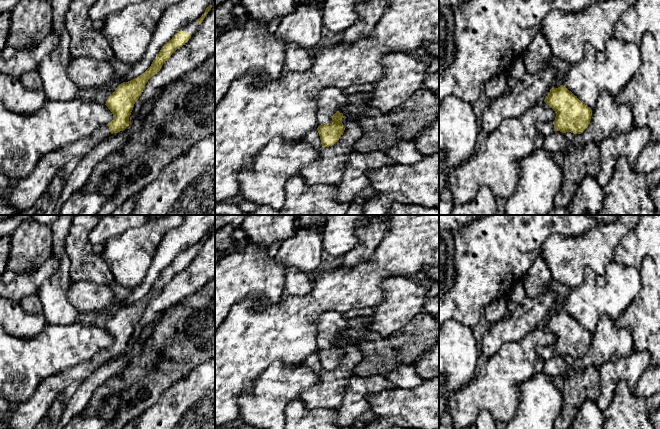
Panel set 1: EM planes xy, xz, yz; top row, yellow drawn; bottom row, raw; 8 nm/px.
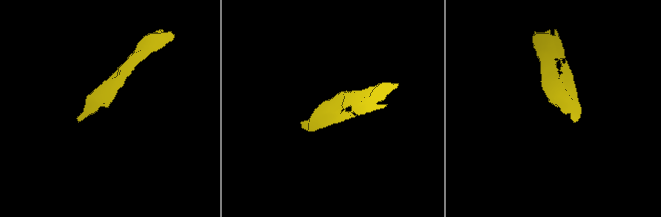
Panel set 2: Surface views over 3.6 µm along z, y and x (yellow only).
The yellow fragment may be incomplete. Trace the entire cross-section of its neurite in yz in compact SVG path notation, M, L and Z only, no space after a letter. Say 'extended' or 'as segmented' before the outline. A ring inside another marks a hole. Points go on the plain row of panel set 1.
as segmented; M563 309L552 312L544 326L556 337L553 345L556 355L580 358L590 348L592 333Z

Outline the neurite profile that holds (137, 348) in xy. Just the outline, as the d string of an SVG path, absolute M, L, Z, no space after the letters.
M164 312L158 313L155 320L142 330L132 348L125 354L111 358L106 363L99 366L90 377L81 381L76 392L68 402L56 429L63 429L76 414L82 412L90 401L93 392L98 387L110 377L119 375L127 367L132 358L142 353L146 340L152 334L155 324L162 317L163 313Z

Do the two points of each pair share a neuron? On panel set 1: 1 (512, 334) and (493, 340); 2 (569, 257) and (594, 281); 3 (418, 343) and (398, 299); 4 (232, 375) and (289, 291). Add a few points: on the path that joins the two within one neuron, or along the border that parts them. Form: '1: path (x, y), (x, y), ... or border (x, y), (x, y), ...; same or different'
1: path (507, 334), (498, 335); same
2: border (606, 265), (601, 278), (587, 267), (574, 287); different
3: border (421, 311), (407, 324), (389, 335); different
4: border (307, 294), (282, 299); different

